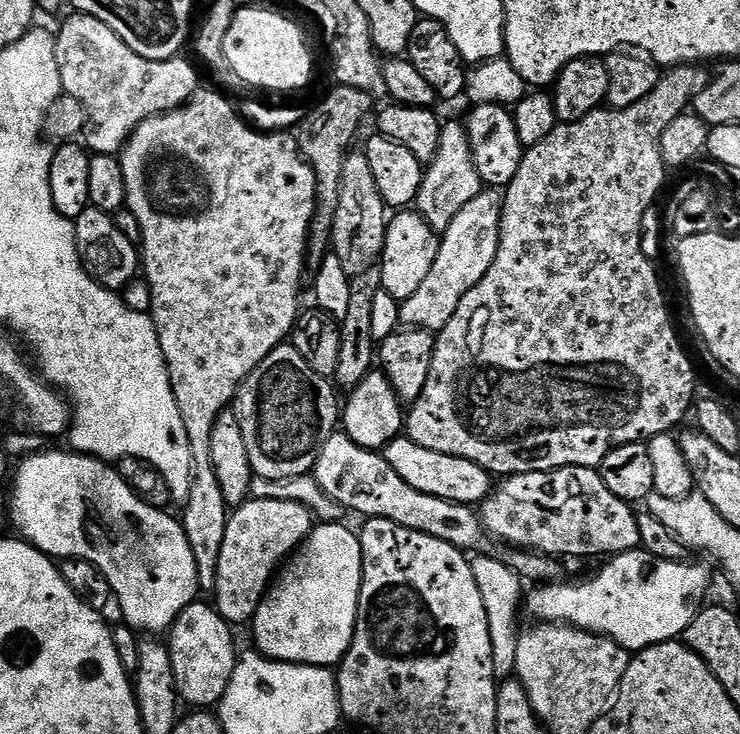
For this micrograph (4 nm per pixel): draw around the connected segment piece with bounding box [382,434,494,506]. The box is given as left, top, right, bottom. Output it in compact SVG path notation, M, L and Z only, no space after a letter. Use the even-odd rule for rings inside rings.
M404 434L388 443L383 448L382 455L386 458L386 462L390 462L390 466L394 466L402 482L410 482L410 486L414 486L414 490L422 490L422 494L434 494L455 504L479 505L494 488L492 473L482 466L466 458L454 458L450 454L438 454L434 450L426 450L426 446L418 446Z

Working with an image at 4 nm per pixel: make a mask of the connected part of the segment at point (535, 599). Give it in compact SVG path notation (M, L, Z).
M637 550L634 552L622 552L619 556L613 556L611 559L607 561L608 564L605 566L605 568L600 568L597 570L596 573L593 574L592 577L589 578L588 581L585 582L585 584L564 584L565 582L548 582L545 583L543 586L536 586L533 588L536 588L533 590L532 593L530 591L527 593L526 596L526 604L528 600L528 612L530 615L533 616L533 621L536 622L547 622L549 624L570 624L574 628L580 628L584 632L596 632L600 636L609 636L611 640L614 642L618 642L620 645L623 646L623 648L627 648L629 653L635 654L637 652L641 652L644 648L649 648L650 646L654 646L655 644L664 644L667 640L676 640L677 638L683 637L685 630L688 629L690 626L690 622L694 622L694 618L696 617L697 612L700 611L701 608L705 607L706 600L704 600L704 595L708 592L708 572L706 569L703 568L700 564L688 564L689 562L681 562L679 560L660 560L657 556L651 556L650 553L645 552L643 550Z

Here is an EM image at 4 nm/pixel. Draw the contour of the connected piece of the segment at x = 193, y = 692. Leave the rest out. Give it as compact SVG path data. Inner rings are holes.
M197 602L186 606L182 614L173 622L166 636L170 662L174 666L174 682L176 683L176 694L181 701L184 700L196 710L208 710L219 705L220 699L226 694L226 686L230 686L230 678L238 670L236 664L236 644L232 641L233 625L220 617L219 612L211 603L203 604Z

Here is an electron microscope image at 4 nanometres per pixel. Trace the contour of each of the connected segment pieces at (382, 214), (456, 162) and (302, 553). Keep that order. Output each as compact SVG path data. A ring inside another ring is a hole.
M351 151L342 168L342 191L338 211L332 227L332 252L342 262L342 270L350 277L361 276L366 270L377 267L384 250L385 232L388 229L388 207L378 191L367 153Z
M441 127L438 154L431 164L427 165L420 193L416 196L415 211L419 212L420 217L437 234L442 234L448 229L450 222L454 222L454 218L458 218L462 206L466 206L466 202L474 202L474 198L481 190L482 181L478 170L474 166L467 127Z
M320 522L313 527L311 534L304 540L303 544L292 553L290 559L279 569L274 583L265 599L261 600L256 615L250 621L252 636L256 644L261 648L263 655L269 660L279 660L286 664L310 664L313 666L336 666L348 653L348 647L352 645L352 635L356 629L356 611L360 601L360 583L364 577L364 555L360 545L359 535L344 525L344 522Z

